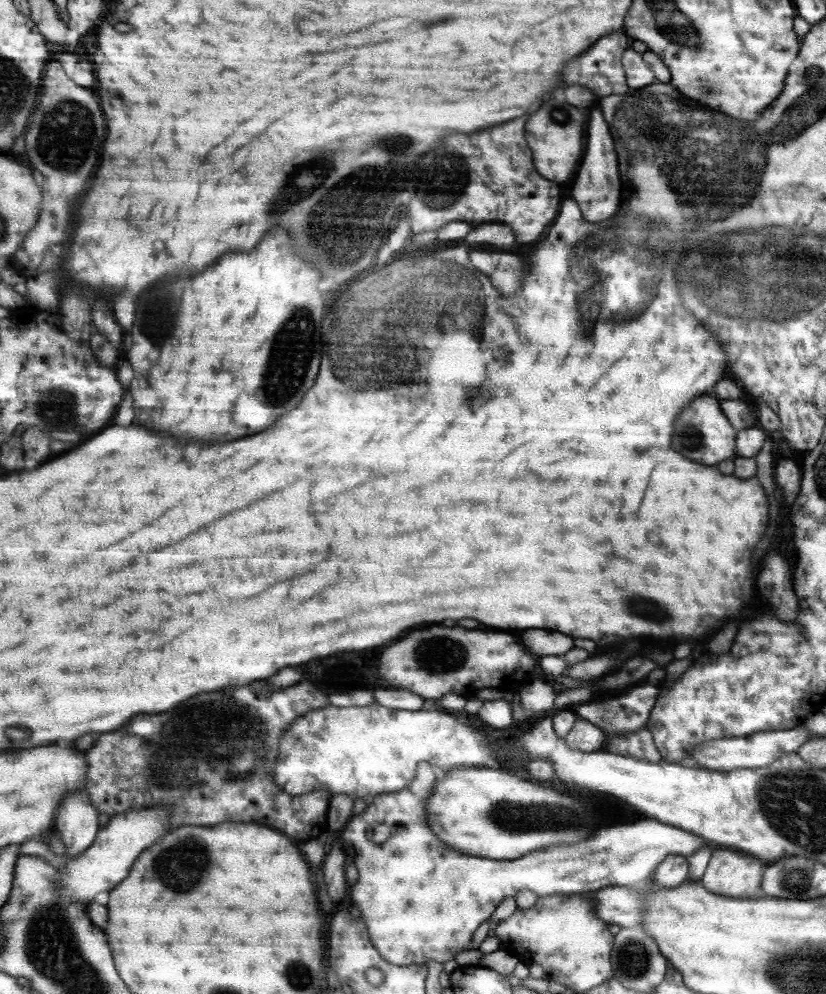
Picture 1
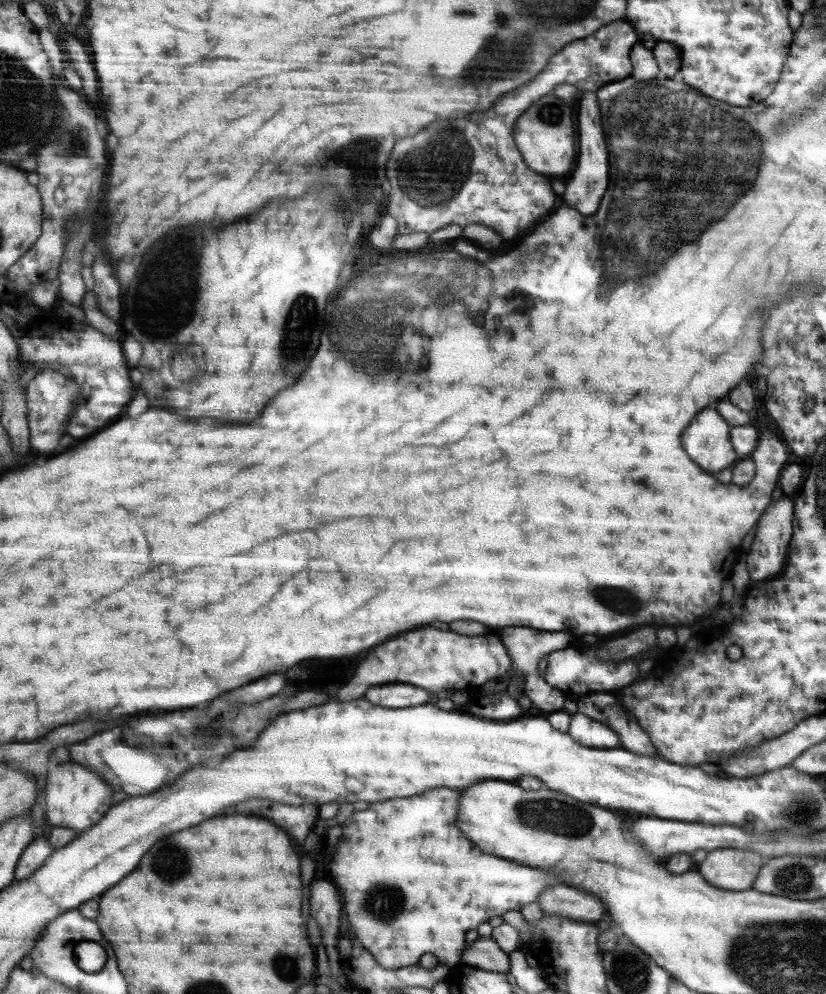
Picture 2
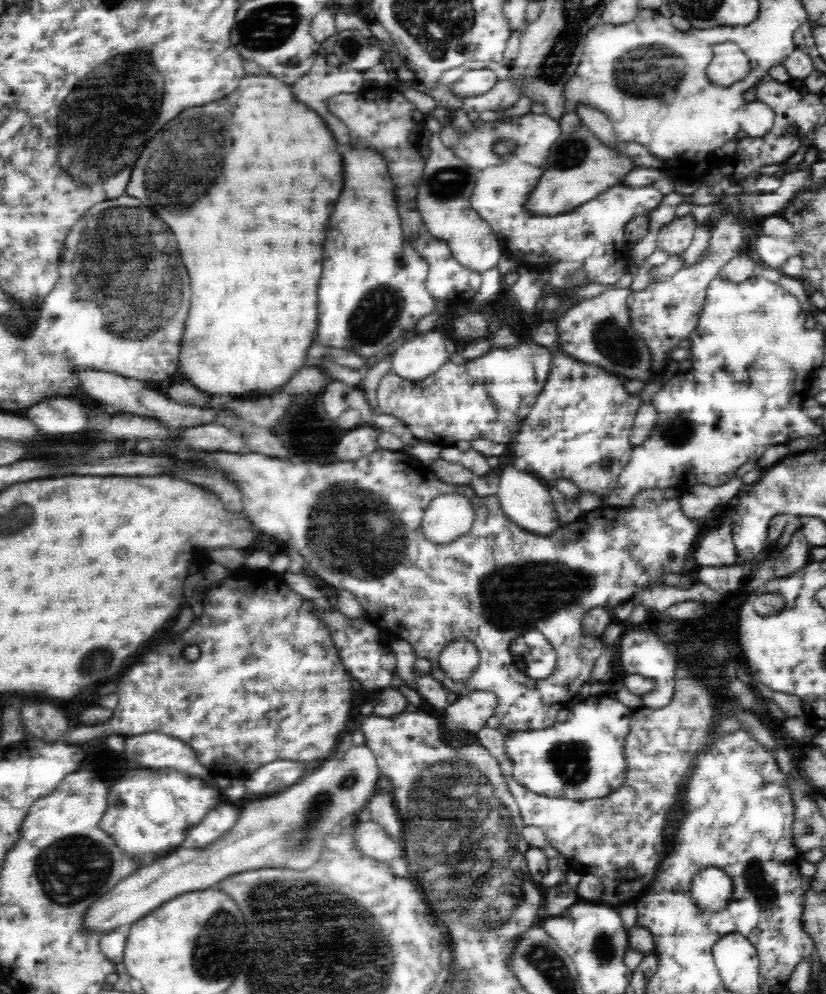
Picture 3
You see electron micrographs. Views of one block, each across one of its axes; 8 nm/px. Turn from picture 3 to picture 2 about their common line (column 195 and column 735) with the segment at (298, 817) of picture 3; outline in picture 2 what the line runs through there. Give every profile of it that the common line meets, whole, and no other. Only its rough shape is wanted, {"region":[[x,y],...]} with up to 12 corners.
{"region":[[719,848],[697,871],[715,888],[751,889],[755,852]]}

